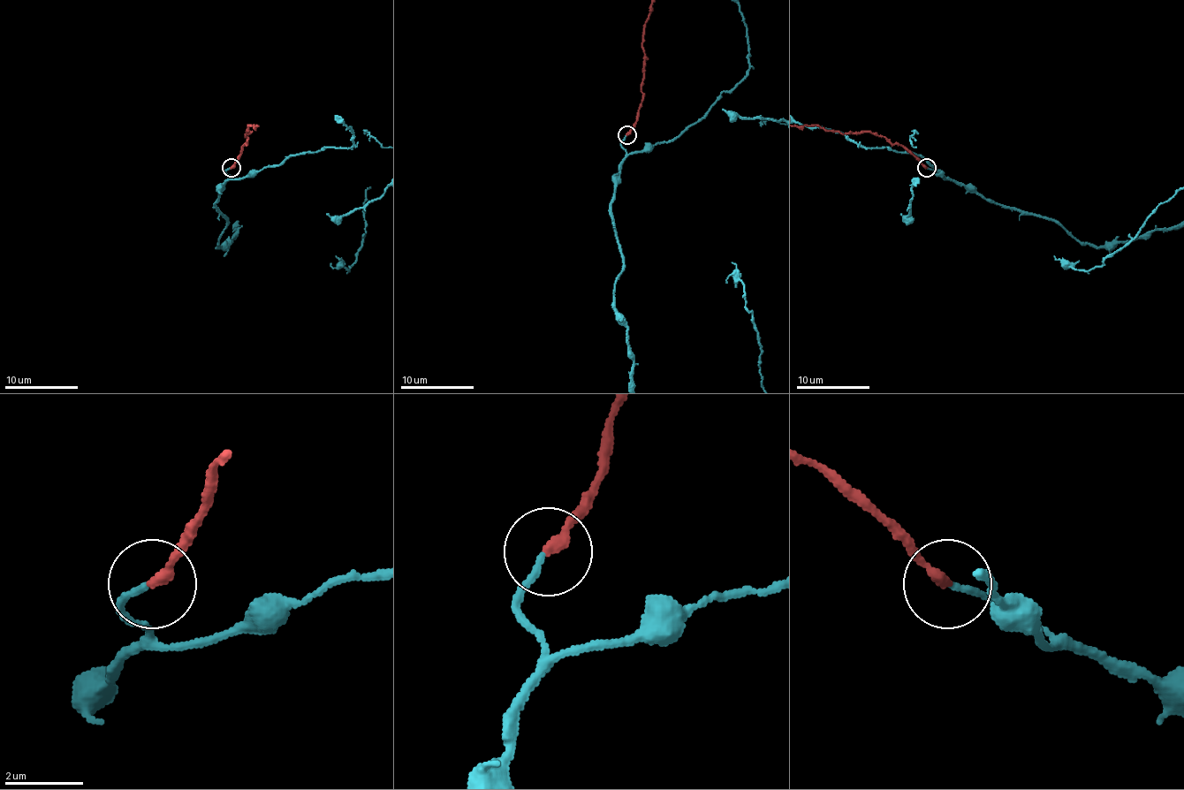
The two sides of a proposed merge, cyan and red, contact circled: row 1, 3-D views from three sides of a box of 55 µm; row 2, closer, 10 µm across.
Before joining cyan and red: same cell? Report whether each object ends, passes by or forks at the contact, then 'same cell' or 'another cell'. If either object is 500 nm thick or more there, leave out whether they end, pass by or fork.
cyan ends | red ends | same cell

